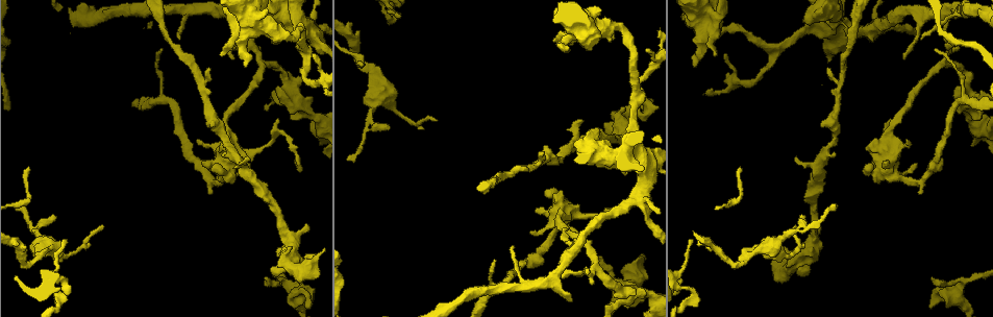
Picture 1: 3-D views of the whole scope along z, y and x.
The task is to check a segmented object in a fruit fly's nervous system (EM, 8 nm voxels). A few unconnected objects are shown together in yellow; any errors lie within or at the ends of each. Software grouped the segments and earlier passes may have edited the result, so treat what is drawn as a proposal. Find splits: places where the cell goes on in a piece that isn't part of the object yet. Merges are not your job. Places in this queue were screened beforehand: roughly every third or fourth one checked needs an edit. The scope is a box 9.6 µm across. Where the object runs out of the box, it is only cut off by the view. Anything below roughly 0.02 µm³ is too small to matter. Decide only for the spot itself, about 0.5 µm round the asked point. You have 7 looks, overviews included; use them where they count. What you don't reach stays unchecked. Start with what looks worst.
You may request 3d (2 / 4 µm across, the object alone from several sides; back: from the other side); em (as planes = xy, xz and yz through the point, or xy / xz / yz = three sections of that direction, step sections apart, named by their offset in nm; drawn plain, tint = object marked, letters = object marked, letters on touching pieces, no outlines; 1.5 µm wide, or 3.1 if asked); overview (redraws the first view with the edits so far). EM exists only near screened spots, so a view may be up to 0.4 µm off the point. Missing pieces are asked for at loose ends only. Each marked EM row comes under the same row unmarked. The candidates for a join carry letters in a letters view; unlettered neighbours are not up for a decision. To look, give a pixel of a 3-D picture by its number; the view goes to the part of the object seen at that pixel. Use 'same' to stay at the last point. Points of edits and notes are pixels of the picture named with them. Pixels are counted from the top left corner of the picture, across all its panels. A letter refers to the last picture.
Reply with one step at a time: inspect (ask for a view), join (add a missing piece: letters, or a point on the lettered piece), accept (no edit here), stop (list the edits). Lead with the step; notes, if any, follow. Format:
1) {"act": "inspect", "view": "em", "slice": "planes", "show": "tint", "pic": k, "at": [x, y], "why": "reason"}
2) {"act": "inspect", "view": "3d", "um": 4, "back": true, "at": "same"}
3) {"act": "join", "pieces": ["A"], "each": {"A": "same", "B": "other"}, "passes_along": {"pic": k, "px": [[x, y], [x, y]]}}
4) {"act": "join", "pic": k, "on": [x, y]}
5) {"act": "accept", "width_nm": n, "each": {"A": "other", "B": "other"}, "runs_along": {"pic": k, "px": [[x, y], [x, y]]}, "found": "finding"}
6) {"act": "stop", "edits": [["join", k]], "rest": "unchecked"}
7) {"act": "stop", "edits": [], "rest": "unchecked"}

{"act": "inspect", "view": "3d", "um": 4, "back": true, "pic": 1, "at": [308, 226]}

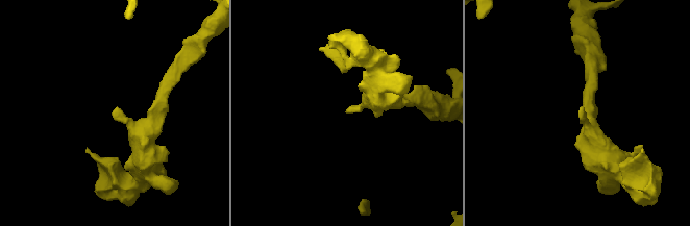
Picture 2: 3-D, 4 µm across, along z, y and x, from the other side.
{"act": "inspect", "view": "em", "slice": "planes", "show": "letters", "pic": 2, "at": [584, 107]}

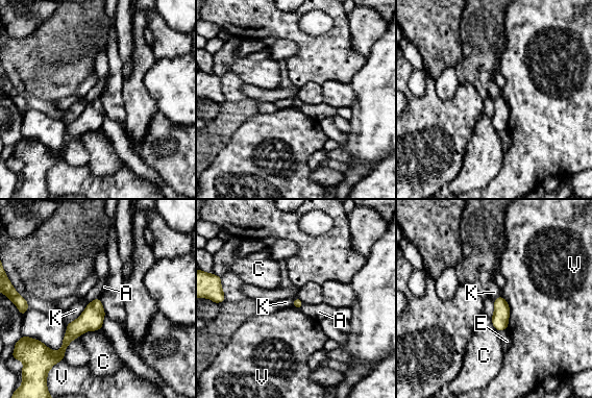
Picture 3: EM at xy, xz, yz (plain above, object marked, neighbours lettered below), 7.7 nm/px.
{"act": "accept", "longest_contact_nm": ["K", 320], "each": {"A": "other", "C": "other", "E": "other", "K": "other", "V": "other"}, "border": {"pic": 3, "px": [[98, 297], [67, 324]]}, "found": "none of them fits"}

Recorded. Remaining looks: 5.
{"act": "inspect", "view": "em", "slice": "xz", "step": 4, "show": "tint", "pic": 1, "at": [692, 239], "why": "thin end"}

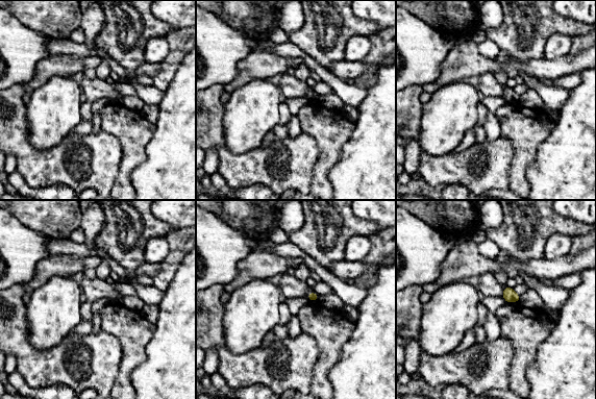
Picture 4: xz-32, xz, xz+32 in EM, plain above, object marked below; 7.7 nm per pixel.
{"act": "inspect", "view": "em", "slice": "yz", "step": 4, "show": "letters", "at": "same"}

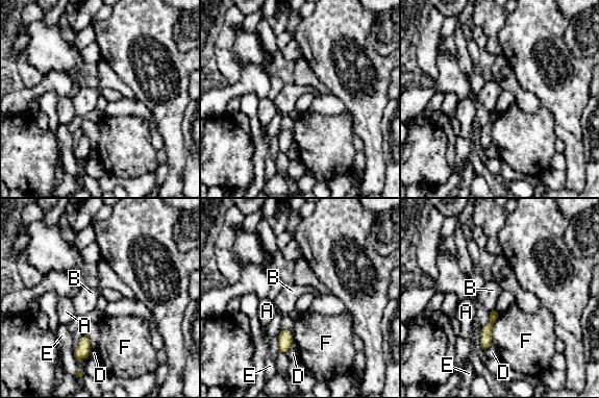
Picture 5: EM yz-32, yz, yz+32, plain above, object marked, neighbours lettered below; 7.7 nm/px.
{"act": "accept", "longest_contact_nm": ["F", 240], "each": {"A": "other", "B": "other", "D": "other", "E": "other", "F": "other"}, "runs_along": {"pic": 5, "px": [[494, 313], [483, 346]]}, "found": "no lettered piece goes on from it"}

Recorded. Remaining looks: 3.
{"act": "inspect", "view": "3d", "um": 2, "back": true, "pic": 1, "at": [572, 300]}

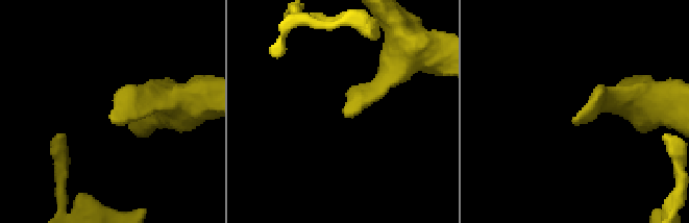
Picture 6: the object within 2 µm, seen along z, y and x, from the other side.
{"act": "inspect", "view": "em", "slice": "planes", "show": "letters", "pic": 6, "at": [348, 113]}

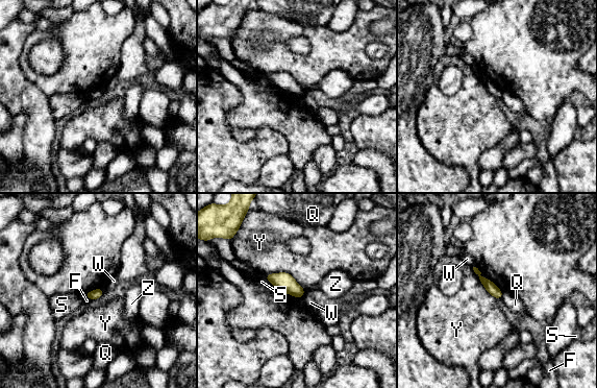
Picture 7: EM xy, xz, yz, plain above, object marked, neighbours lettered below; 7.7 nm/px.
{"act": "accept", "each": {"F": "other", "Q": "other", "S": "other", "W": "other", "Y": "other", "Z": "other"}, "found": "no lettered piece goes on from it"}

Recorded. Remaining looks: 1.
{"act": "stop", "edits": [], "rest": "unchecked"}

